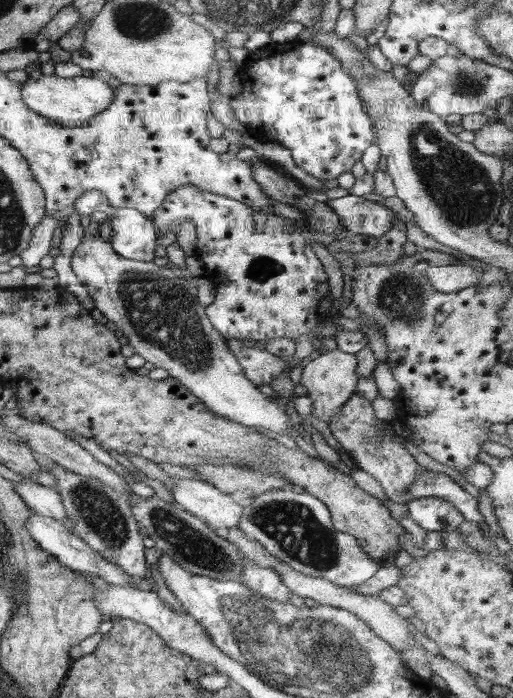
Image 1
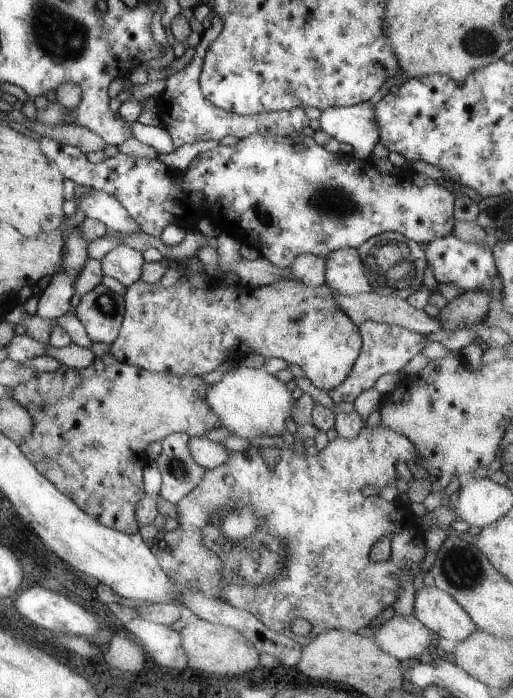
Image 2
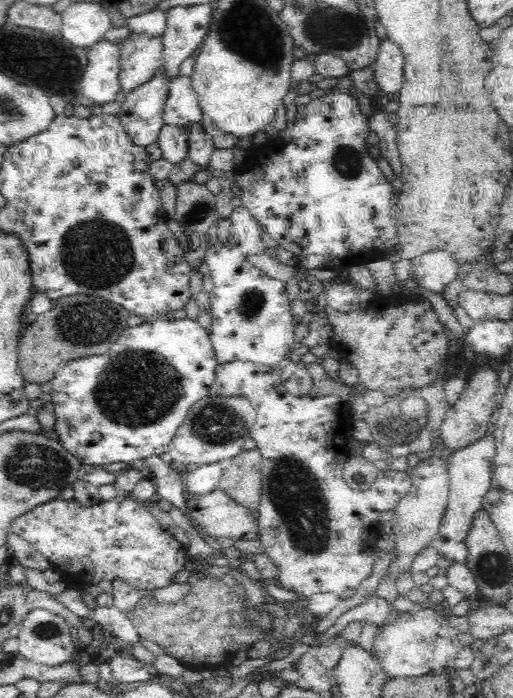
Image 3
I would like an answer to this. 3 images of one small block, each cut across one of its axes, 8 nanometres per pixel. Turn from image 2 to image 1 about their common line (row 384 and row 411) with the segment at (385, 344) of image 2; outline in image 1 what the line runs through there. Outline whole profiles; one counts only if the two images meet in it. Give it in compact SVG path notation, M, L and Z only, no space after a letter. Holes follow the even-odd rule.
M354 394L335 416L334 422L330 424L332 436L340 442L348 454L356 458L359 469L368 472L380 482L388 499L396 503L408 503L405 500L405 494L407 494L407 488L421 474L420 466L400 443L394 430L384 431L382 441L380 441L378 431L382 426L382 420L375 417L371 403L361 395Z

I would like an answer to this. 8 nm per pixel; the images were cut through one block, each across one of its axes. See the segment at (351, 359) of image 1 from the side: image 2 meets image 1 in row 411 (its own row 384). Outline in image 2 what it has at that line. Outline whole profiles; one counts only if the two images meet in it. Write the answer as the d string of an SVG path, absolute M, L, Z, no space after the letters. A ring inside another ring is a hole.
M284 278L256 288L242 283L229 285L214 281L204 288L196 288L189 280L176 280L172 286L151 285L139 280L125 288L123 297L125 313L122 326L109 354L124 364L130 363L156 374L201 377L228 360L238 362L239 358L256 351L264 358L281 357L300 366L316 388L328 392L348 376L363 345L359 327L340 312L326 285L314 288Z

